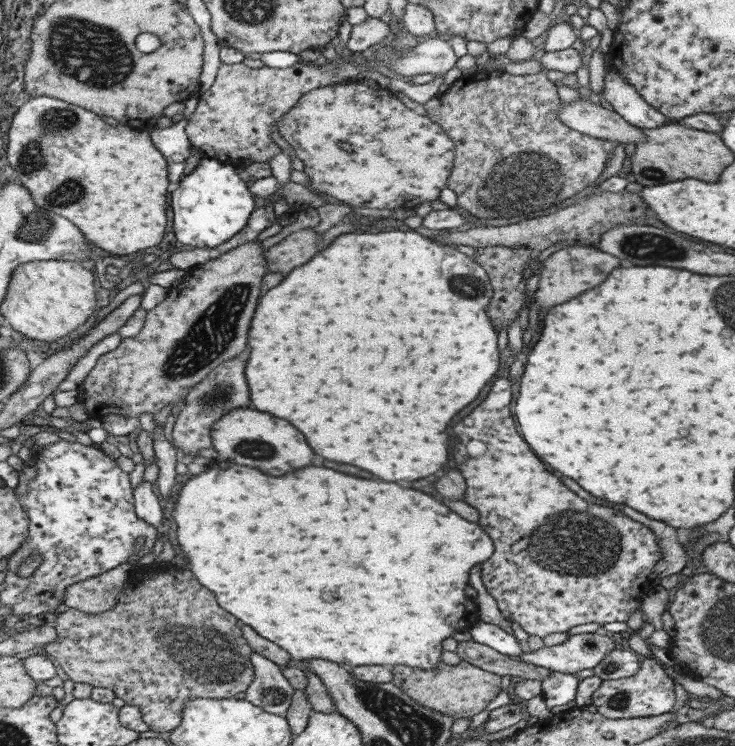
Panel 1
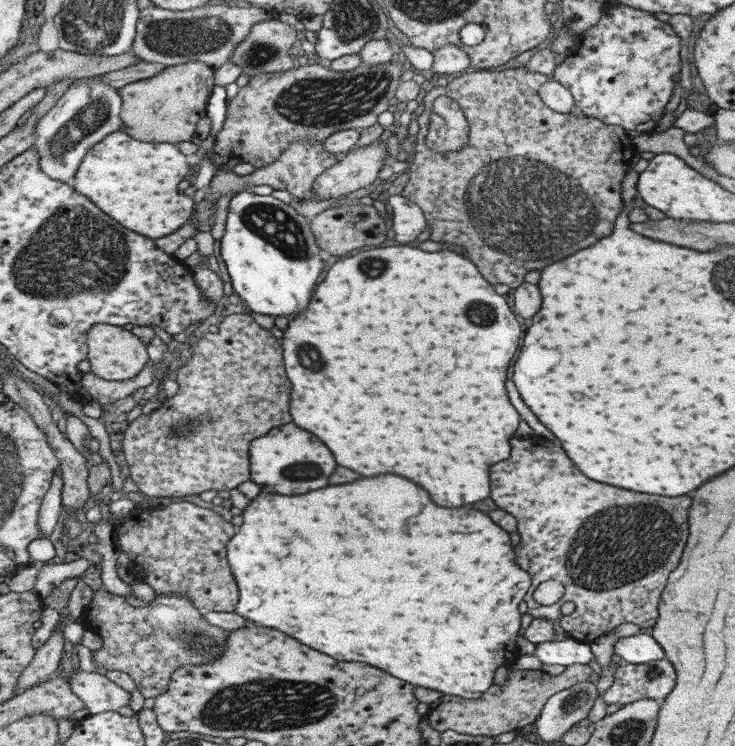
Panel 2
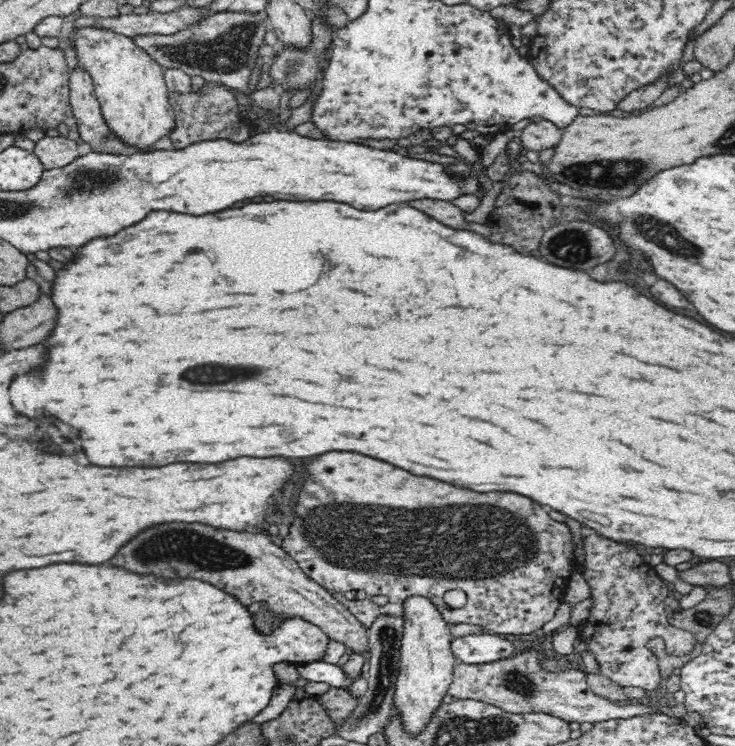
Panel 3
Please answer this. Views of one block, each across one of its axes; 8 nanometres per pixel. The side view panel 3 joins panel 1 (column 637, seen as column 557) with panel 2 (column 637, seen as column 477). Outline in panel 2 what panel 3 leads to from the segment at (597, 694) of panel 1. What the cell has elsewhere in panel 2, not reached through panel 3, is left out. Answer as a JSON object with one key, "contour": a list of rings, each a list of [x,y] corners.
{"contour":[[[666,659],[619,666],[613,674],[613,684],[602,696],[603,702],[619,706],[639,699],[661,702],[674,688],[675,674],[673,666]]]}

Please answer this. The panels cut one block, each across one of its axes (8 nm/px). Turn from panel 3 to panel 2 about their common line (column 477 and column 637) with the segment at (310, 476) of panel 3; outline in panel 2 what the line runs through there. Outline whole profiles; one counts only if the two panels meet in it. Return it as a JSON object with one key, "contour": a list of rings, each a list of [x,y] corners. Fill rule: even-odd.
{"contour":[[[511,438],[509,444],[509,458],[505,464],[489,468],[489,482],[491,500],[495,506],[516,520],[516,532],[519,532],[521,544],[513,550],[517,554],[517,564],[531,577],[529,590],[523,598],[525,612],[533,619],[547,619],[553,624],[560,624],[566,635],[588,644],[623,622],[637,624],[639,628],[652,627],[657,618],[661,592],[667,584],[669,572],[679,562],[687,538],[687,508],[691,504],[689,496],[647,496],[599,484],[585,478],[563,454],[559,444],[555,446],[543,438]],[[546,580],[560,582],[564,591],[557,602],[541,605],[533,599],[532,594],[539,583]],[[565,602],[573,602],[574,610],[561,615],[559,608]]]}

